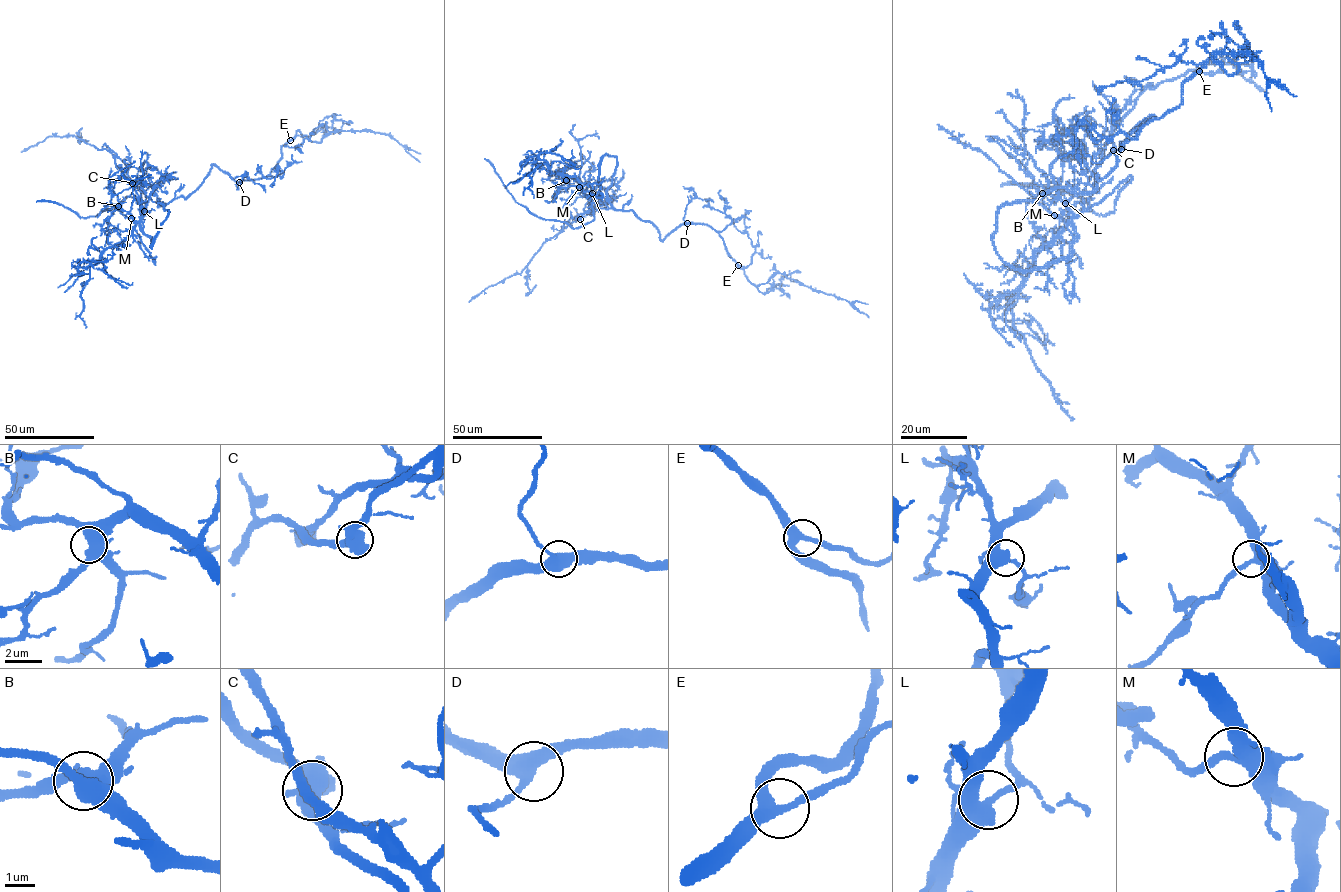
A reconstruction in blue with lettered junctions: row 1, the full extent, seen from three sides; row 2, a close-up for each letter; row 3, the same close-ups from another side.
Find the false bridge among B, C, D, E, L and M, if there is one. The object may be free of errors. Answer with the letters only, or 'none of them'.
none of them

